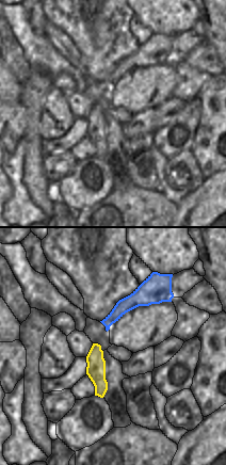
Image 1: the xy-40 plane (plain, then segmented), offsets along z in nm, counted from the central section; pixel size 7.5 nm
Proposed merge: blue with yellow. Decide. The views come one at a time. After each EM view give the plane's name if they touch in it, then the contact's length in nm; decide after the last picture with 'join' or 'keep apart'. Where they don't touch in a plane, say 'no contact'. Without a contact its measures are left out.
no contact

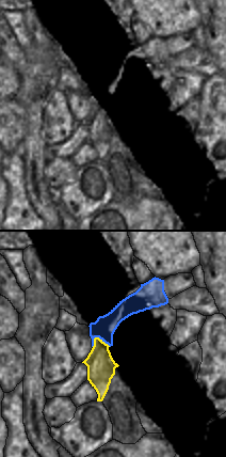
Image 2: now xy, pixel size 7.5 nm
xy | 150 nm

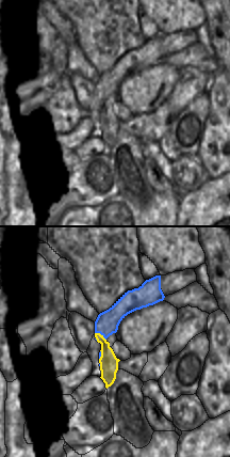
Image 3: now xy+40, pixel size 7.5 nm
xy+40 | 110 nm

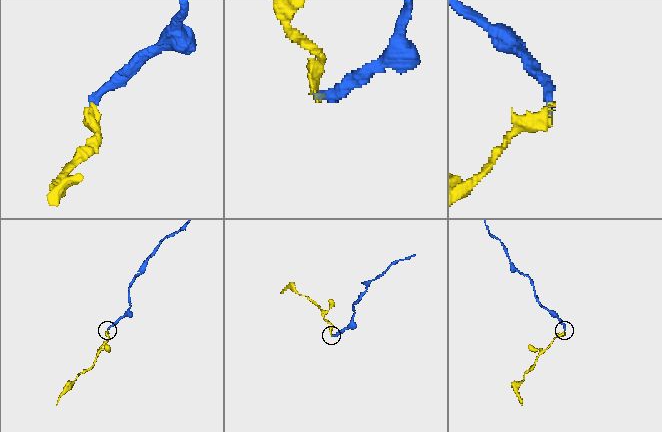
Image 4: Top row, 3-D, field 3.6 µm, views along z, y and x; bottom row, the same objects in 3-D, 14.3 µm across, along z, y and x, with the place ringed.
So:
keep apart

